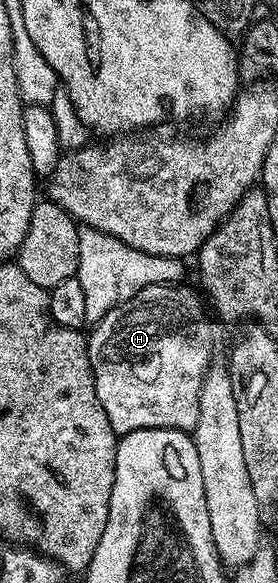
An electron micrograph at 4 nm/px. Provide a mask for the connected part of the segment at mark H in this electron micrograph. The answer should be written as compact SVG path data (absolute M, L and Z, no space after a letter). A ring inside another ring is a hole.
M162 285L144 288L129 302L122 303L112 308L110 312L97 325L89 331L88 345L90 347L90 363L96 384L96 396L108 416L108 424L112 424L115 434L121 436L137 430L185 430L192 432L200 416L200 390L204 384L204 376L211 369L210 362L210 326L206 323L206 314L202 311L200 303L194 299L190 290L185 290L185 285Z

